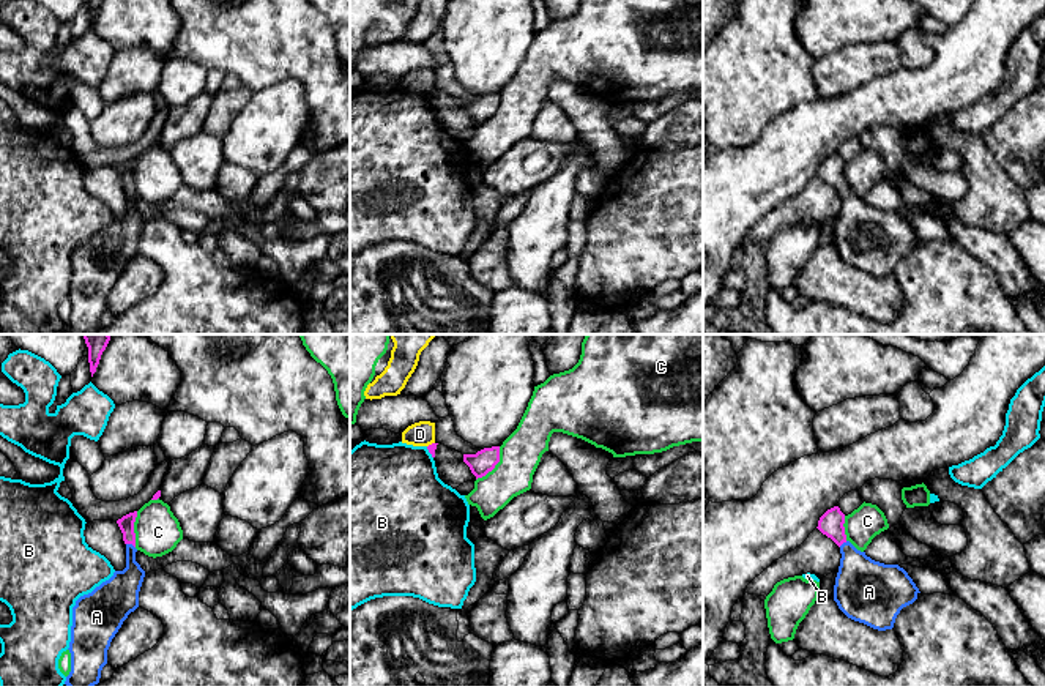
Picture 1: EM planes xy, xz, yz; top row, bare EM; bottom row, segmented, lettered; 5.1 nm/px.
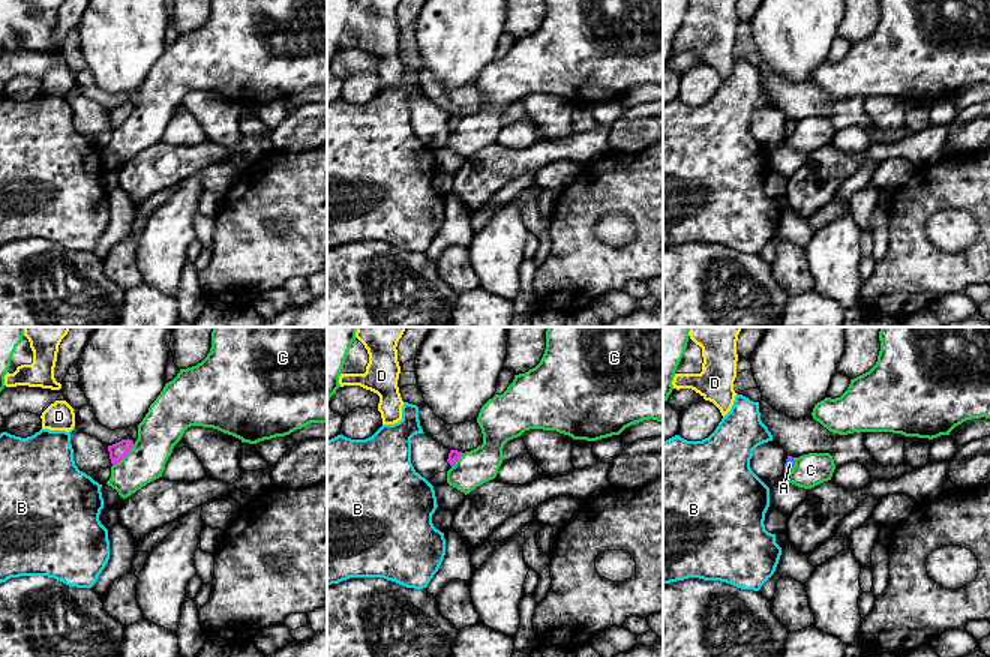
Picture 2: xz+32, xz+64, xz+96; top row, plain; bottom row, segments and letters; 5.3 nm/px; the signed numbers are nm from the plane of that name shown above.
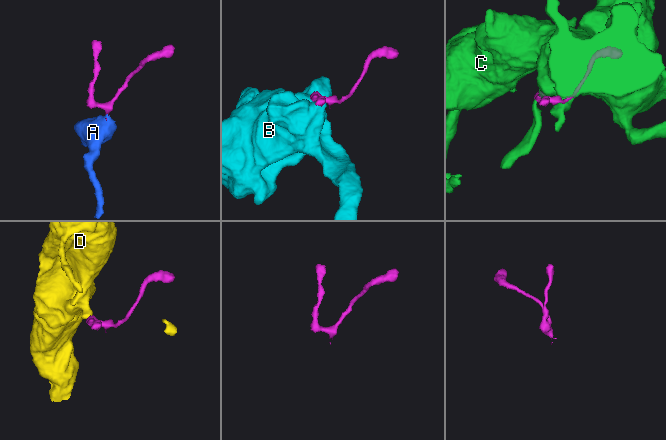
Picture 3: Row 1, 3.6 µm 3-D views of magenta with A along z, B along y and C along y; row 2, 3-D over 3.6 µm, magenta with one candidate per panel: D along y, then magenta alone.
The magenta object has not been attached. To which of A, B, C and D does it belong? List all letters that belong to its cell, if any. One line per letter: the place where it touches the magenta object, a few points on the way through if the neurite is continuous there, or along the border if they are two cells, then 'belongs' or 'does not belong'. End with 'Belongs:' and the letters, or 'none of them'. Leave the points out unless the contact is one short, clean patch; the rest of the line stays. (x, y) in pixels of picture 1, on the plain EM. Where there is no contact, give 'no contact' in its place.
A: xy (131, 190) | across xy (126, 169), (131, 190), (131, 224), (122, 237) | belongs
B: xz (429, 98) | does not belong
C: xz (495, 111) | does not belong
D: xz (432, 90) | along xz (434, 89), (427, 93) | does not belong
Belongs: A

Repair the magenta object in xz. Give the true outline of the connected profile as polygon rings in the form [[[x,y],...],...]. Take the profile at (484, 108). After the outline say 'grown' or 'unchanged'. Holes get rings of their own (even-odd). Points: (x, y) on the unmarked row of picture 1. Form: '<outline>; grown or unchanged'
[[[500,93],[484,95],[476,101],[463,101],[463,109],[470,114],[476,126],[482,125],[500,109]]]; unchanged

